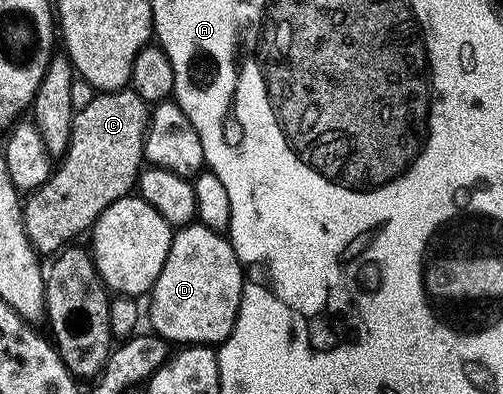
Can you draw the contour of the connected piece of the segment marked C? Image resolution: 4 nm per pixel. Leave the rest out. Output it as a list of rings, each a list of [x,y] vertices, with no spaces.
[[[130,89],[122,91],[100,91],[85,105],[85,109],[74,112],[72,131],[67,151],[58,160],[51,175],[37,188],[26,196],[23,204],[23,224],[27,236],[39,252],[47,257],[50,251],[59,253],[72,242],[74,235],[86,232],[95,226],[95,219],[113,201],[123,199],[136,190],[139,173],[145,166],[143,158],[143,142],[147,136],[149,111],[143,99]]]

